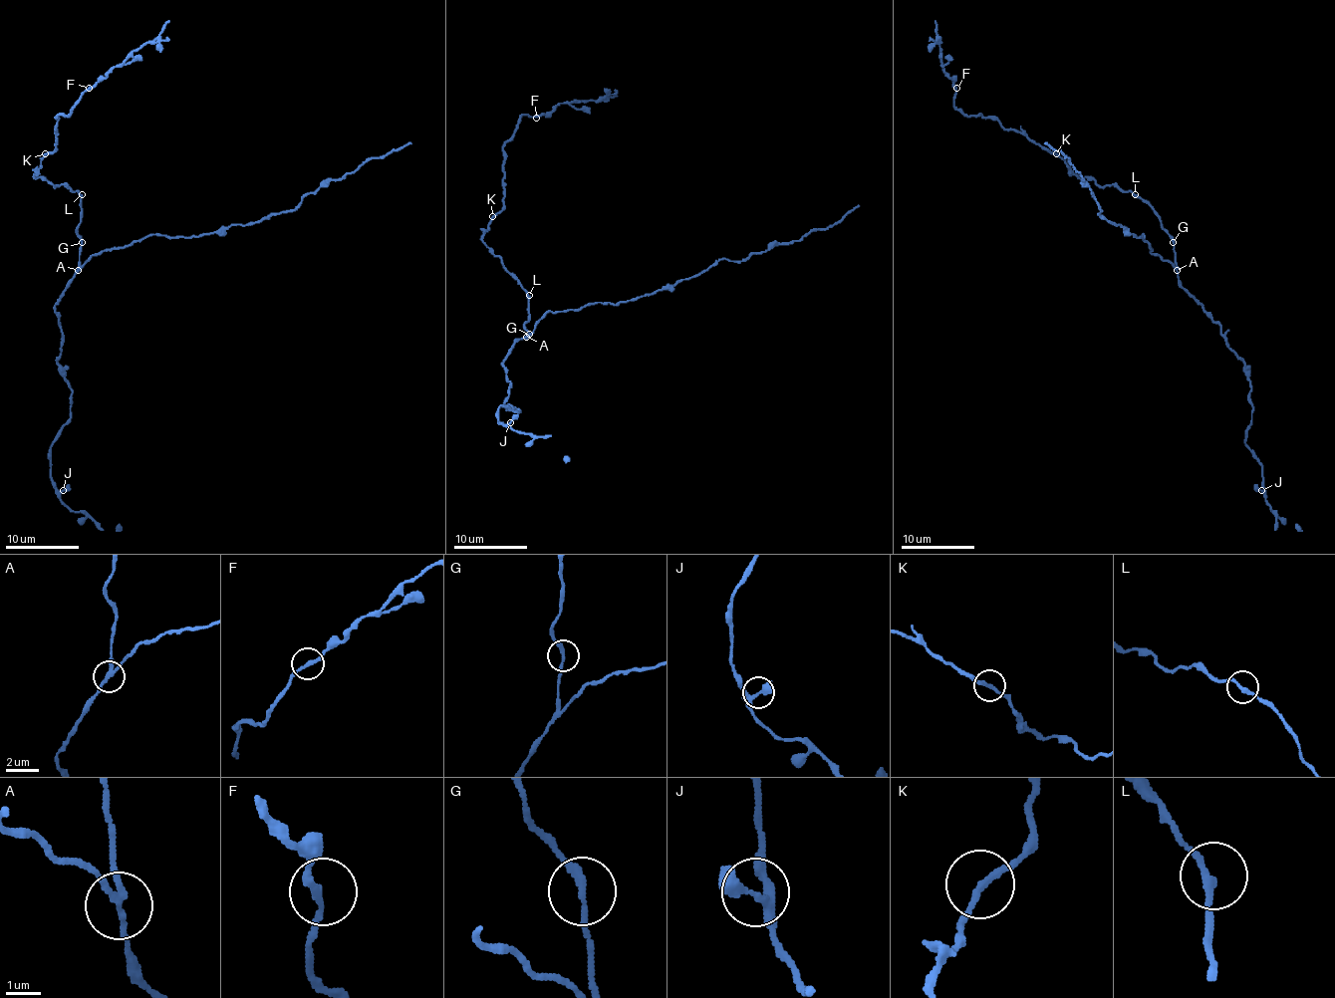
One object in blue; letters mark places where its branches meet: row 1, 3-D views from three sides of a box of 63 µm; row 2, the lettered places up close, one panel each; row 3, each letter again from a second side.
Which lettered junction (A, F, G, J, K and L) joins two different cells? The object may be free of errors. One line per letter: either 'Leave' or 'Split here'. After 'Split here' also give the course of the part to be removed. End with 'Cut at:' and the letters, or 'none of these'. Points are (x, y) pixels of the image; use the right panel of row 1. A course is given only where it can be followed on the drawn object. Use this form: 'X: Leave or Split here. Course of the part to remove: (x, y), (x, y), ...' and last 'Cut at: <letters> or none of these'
A: Split here. Course of the part to remove: (1177, 270), (1151, 251), (1144, 236), (1135, 236), (1098, 212), (1092, 192), (1068, 157), (1045, 142)
F: Leave
G: Leave
J: Leave
K: Leave
L: Leave
Cut at: A

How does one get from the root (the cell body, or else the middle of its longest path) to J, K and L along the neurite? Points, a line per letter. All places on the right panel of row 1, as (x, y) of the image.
J: (1173, 240), (1179, 282), (1244, 362), (1252, 405), (1244, 442), (1261, 466), (1261, 490)
K: (1173, 240), (1146, 201), (1129, 190), (1080, 177), (1056, 153)
L: (1173, 240), (1162, 227), (1161, 216), (1135, 194)

